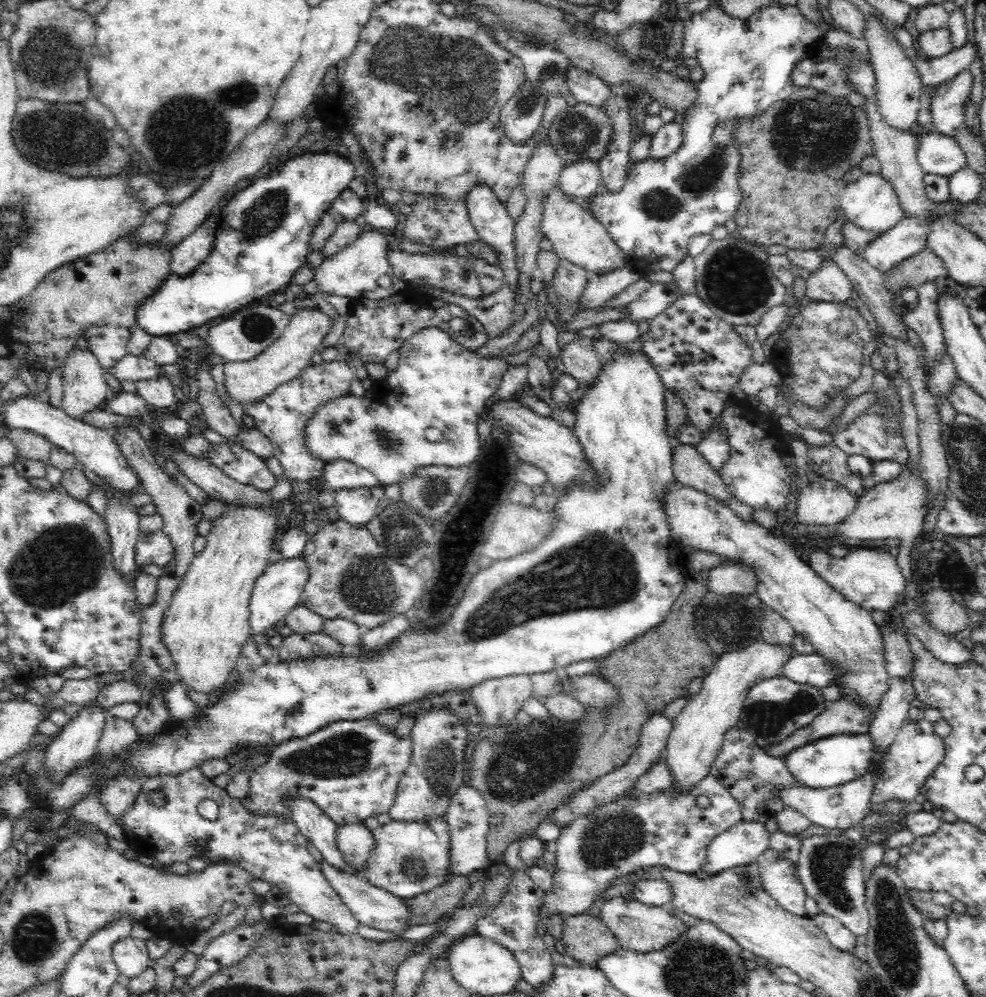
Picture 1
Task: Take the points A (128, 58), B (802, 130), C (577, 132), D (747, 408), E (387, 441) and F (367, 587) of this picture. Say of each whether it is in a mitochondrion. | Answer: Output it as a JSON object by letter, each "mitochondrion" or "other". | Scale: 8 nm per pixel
{"A":"other","B":"mitochondrion","C":"mitochondrion","D":"other","E":"mitochondrion","F":"mitochondrion"}

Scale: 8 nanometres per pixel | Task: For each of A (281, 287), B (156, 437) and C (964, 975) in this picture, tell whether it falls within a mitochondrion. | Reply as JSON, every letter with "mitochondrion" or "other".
{"A":"other","B":"other","C":"other"}

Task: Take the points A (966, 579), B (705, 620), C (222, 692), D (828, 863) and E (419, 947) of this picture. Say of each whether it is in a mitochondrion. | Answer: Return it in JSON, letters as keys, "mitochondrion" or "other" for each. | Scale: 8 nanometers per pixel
{"A":"other","B":"mitochondrion","C":"other","D":"mitochondrion","E":"other"}

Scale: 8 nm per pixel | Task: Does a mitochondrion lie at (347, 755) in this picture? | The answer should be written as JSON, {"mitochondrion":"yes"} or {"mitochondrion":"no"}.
{"mitochondrion":"yes"}

